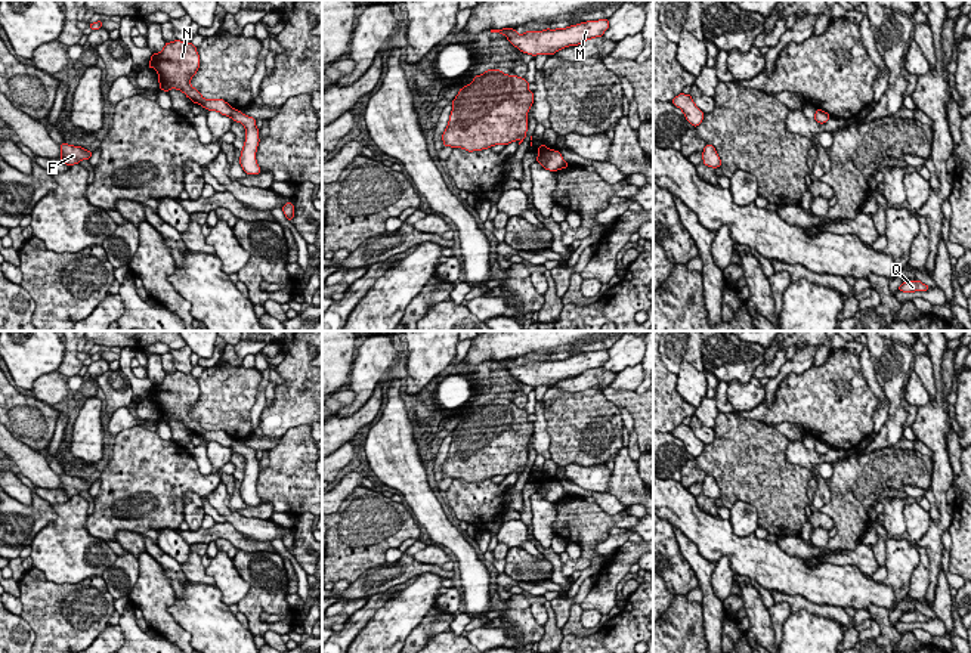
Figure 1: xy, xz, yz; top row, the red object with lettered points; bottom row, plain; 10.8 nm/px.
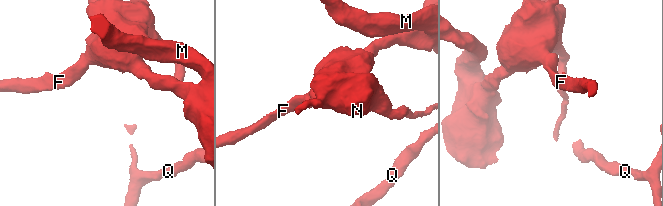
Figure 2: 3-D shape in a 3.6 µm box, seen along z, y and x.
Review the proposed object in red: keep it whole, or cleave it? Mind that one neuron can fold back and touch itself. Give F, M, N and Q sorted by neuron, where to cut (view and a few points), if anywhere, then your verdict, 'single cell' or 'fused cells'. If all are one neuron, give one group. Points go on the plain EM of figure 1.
F M N / Q; cut in xy along (234, 440), (229, 446); fused cells

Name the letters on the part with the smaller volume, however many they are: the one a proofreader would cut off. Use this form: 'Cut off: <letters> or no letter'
Cut off: Q

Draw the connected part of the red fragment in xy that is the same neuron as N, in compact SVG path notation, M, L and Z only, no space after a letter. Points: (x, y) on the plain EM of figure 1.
M180 371L166 372L160 384L152 384L148 397L157 402L160 421L168 424L170 420L177 420L194 434L231 448L234 439L228 433L223 430L204 430L200 421L191 417L191 409L200 399L200 386L192 374Z

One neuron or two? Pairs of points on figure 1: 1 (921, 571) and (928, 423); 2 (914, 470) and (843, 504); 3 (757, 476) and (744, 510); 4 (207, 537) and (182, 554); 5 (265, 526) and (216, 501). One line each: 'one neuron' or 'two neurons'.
1: two neurons
2: one neuron
3: two neurons
4: two neurons
5: one neuron

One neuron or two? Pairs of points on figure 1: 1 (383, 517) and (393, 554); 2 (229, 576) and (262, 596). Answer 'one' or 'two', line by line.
1: two
2: two

